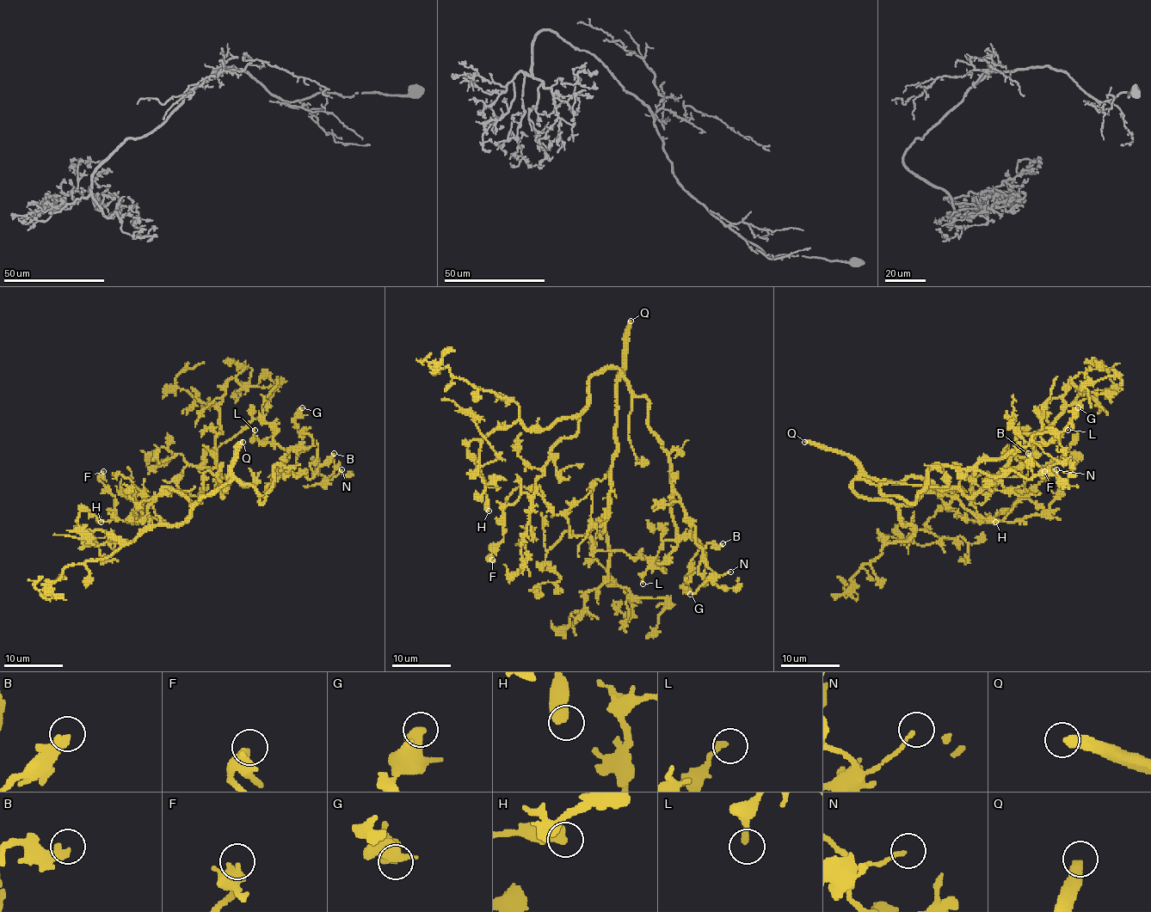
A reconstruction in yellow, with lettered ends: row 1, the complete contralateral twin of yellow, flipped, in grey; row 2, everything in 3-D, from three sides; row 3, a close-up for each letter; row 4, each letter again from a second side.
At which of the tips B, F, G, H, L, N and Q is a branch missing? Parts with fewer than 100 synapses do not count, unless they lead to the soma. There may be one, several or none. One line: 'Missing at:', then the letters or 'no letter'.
Missing at: Q

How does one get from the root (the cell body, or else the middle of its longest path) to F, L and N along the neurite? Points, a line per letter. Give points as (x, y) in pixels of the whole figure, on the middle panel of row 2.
F: (616, 397), (618, 369), (587, 381), (579, 430), (552, 448), (536, 490), (503, 510), (503, 539), (492, 560)
L: (616, 397), (622, 376), (649, 401), (649, 428), (671, 471), (675, 537), (661, 543), (643, 584)
N: (616, 397), (622, 376), (649, 401), (649, 428), (661, 442), (702, 559), (717, 574), (730, 572)

